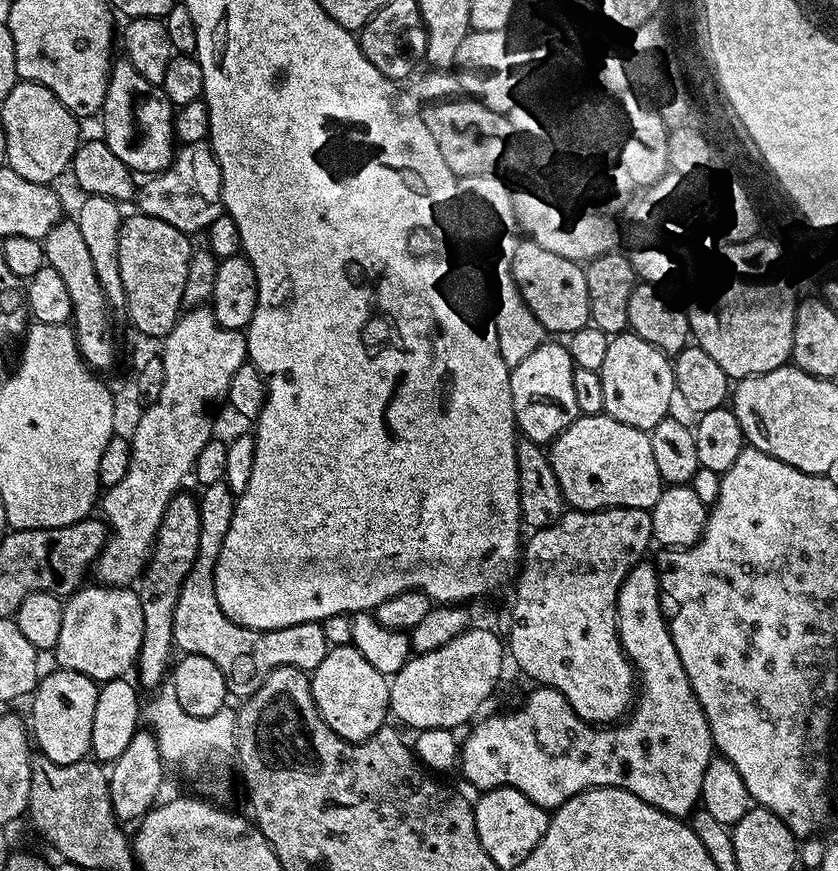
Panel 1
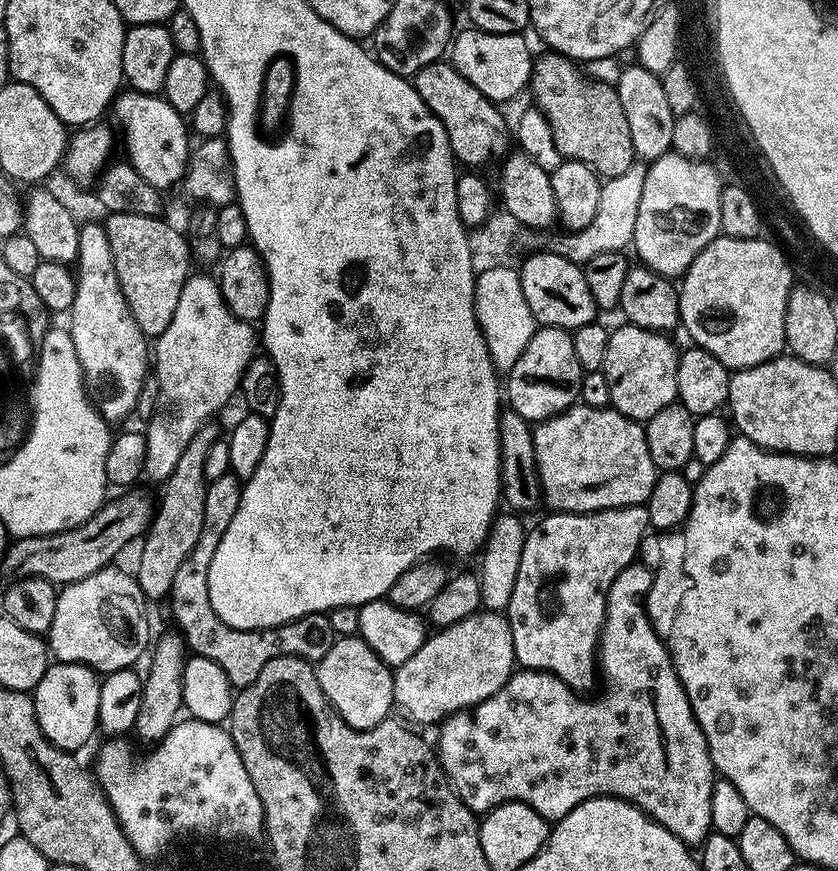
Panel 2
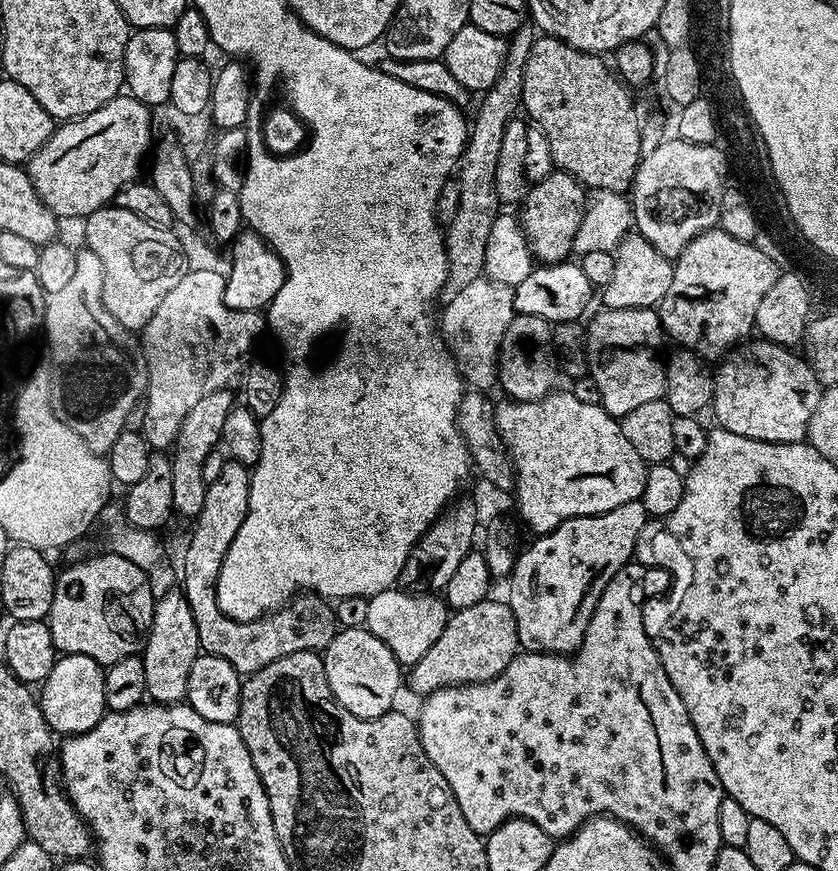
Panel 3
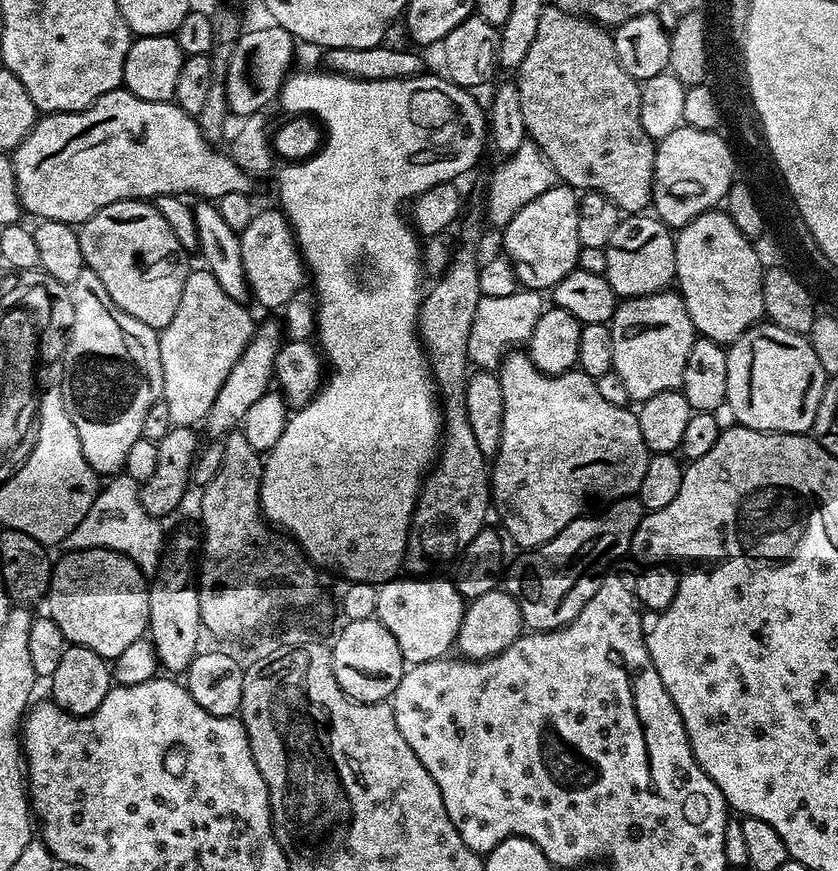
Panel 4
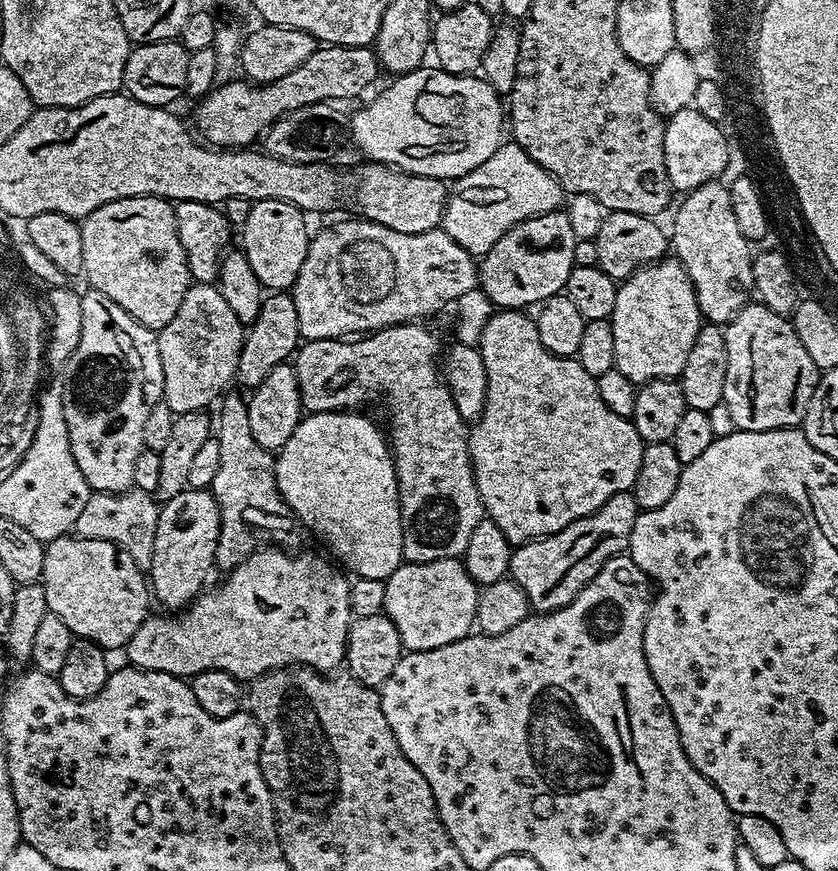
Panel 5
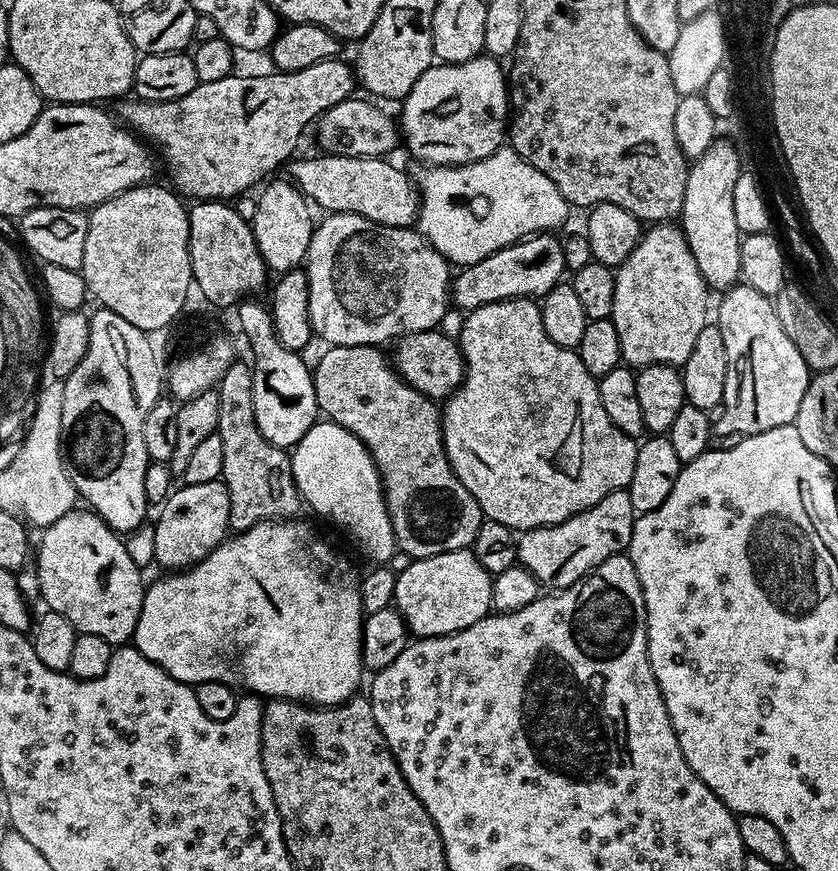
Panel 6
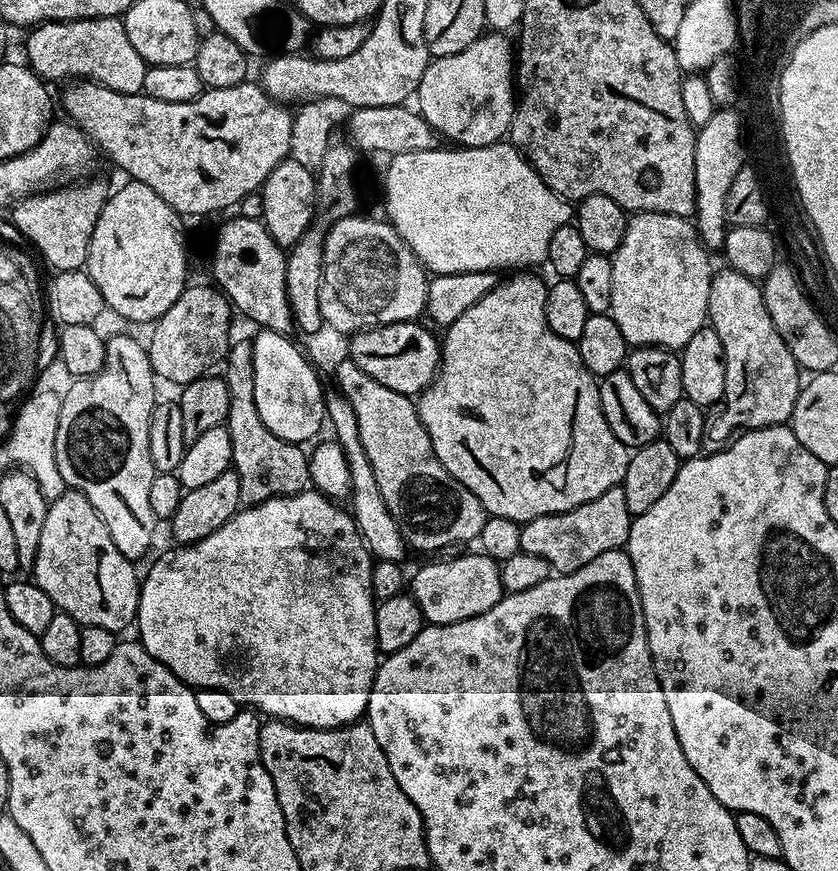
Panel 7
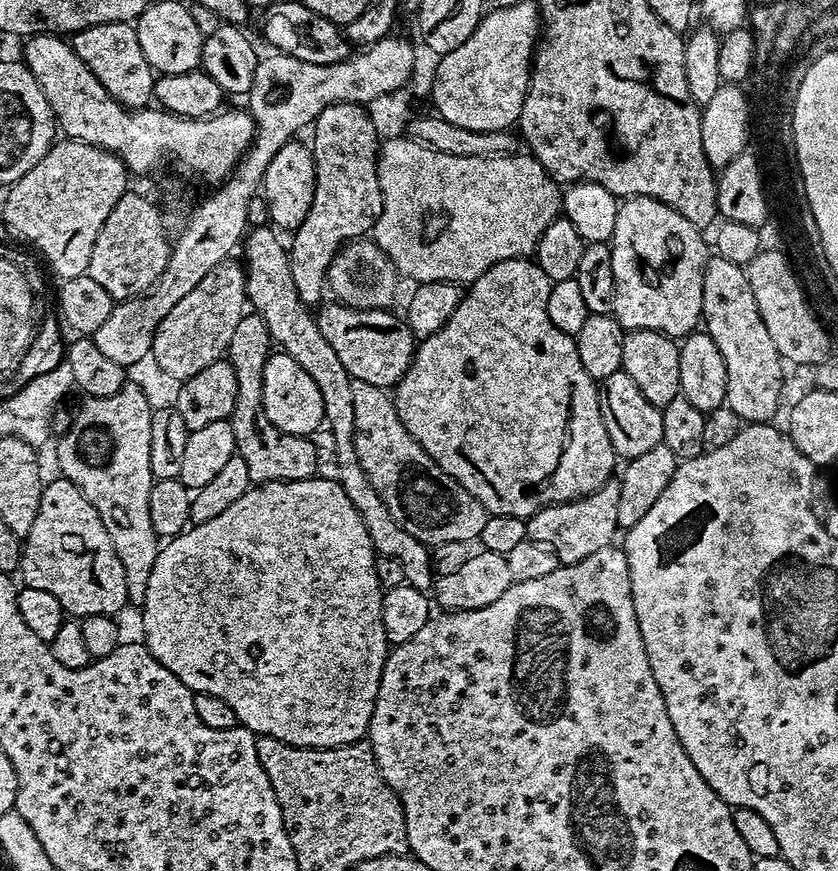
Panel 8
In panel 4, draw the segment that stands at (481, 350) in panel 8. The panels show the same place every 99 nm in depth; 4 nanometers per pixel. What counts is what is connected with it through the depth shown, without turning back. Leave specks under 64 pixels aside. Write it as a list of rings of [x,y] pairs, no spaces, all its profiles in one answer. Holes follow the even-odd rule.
[[[524,350],[509,351],[504,359],[500,361],[498,375],[502,386],[504,413],[502,414],[502,438],[490,464],[490,500],[494,505],[495,515],[497,512],[500,515],[501,522],[504,523],[505,529],[503,528],[503,531],[506,533],[507,539],[511,543],[513,540],[518,546],[517,549],[537,548],[546,542],[550,542],[550,538],[558,535],[567,524],[574,522],[579,516],[591,513],[593,511],[592,504],[604,506],[613,500],[620,500],[624,496],[639,493],[642,478],[646,474],[650,453],[646,442],[642,442],[642,430],[638,426],[636,412],[631,407],[606,402],[606,399],[602,398],[602,395],[598,392],[595,379],[586,375],[585,372],[573,370],[551,376],[542,370],[538,370],[538,366],[534,366],[534,362],[529,358],[527,351]]]

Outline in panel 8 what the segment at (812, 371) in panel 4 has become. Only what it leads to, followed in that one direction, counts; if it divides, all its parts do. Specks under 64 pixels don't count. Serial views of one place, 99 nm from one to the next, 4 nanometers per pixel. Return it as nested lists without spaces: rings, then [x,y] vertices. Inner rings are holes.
[[[713,255],[704,267],[702,310],[703,327],[708,336],[714,338],[714,346],[722,353],[722,362],[726,362],[727,411],[741,416],[744,422],[763,424],[771,421],[780,408],[786,364],[766,330],[766,322],[762,322],[762,314],[758,314],[758,302],[754,302],[747,271],[739,264]]]

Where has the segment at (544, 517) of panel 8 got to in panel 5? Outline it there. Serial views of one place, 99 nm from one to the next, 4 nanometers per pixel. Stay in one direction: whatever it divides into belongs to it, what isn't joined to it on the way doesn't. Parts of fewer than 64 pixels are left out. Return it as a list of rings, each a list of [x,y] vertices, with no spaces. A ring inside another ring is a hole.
[[[631,491],[619,492],[589,516],[578,518],[570,522],[570,526],[541,540],[519,545],[513,551],[508,570],[512,581],[522,586],[531,611],[536,614],[553,612],[574,602],[576,595],[596,577],[598,570],[602,570],[610,558],[627,549],[630,534],[634,534],[634,522],[641,511]]]

